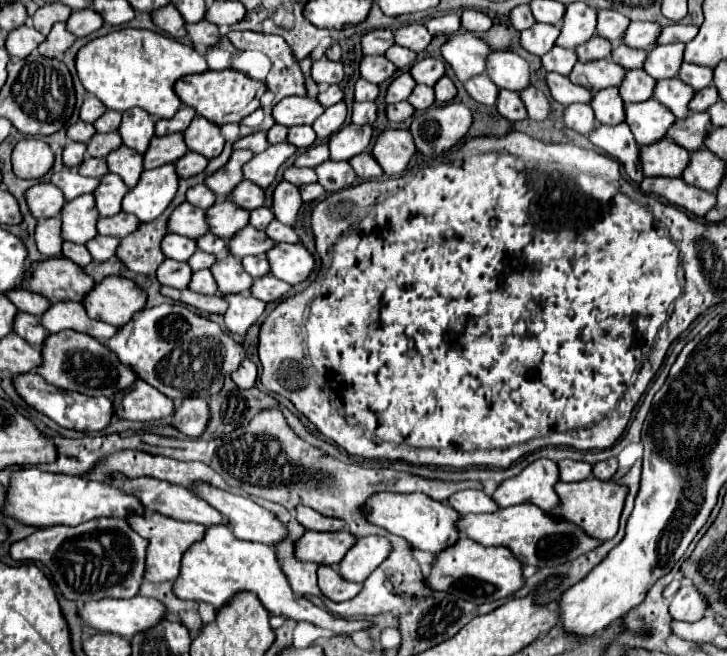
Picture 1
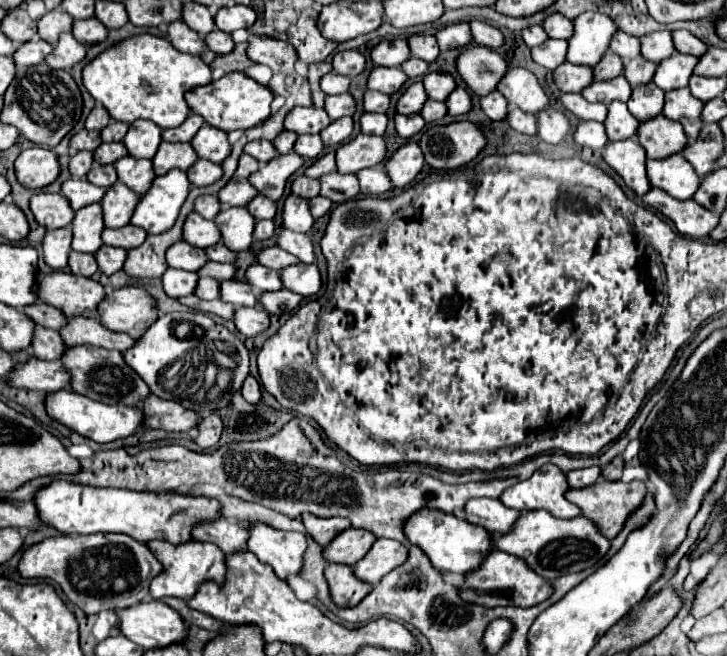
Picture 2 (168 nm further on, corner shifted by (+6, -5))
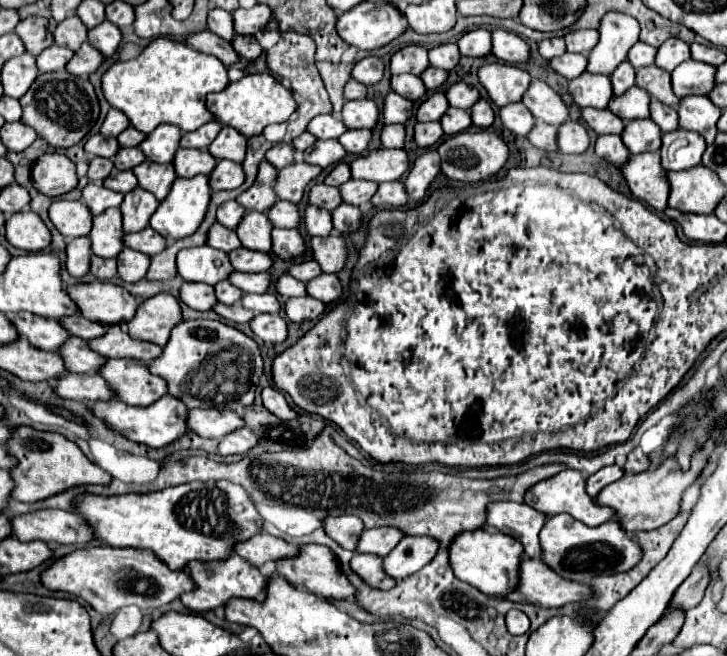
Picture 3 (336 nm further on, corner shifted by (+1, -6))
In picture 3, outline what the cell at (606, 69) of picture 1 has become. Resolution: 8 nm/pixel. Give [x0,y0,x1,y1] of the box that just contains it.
[611,87,651,121]

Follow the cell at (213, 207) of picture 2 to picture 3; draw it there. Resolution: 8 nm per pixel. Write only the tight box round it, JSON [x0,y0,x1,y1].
[217,201,247,229]

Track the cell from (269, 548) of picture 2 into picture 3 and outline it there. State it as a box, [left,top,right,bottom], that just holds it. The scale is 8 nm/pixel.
[277,545,357,601]

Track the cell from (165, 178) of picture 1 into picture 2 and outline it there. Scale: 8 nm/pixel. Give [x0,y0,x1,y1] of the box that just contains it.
[130,170,190,234]

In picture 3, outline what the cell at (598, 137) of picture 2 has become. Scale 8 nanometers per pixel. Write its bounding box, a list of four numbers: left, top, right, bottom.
[595,135,629,167]

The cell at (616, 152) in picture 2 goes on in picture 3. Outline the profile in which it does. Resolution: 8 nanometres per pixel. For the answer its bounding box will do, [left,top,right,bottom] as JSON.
[621,153,669,211]

